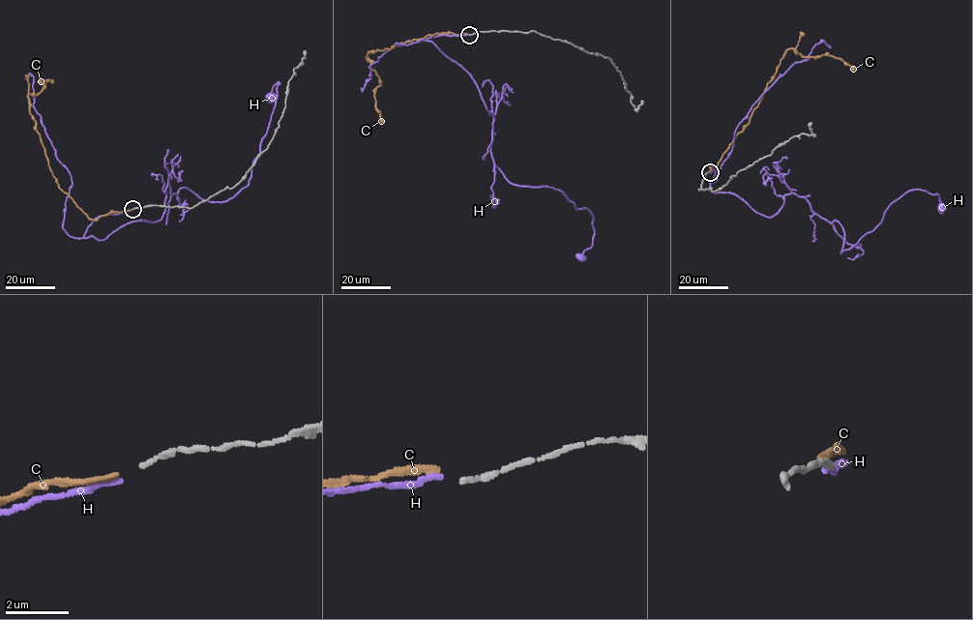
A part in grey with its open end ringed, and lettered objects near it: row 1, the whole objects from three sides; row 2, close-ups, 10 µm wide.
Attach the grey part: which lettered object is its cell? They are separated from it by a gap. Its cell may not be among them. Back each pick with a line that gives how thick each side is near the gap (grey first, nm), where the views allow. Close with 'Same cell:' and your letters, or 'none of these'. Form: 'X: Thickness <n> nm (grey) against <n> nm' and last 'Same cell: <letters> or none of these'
H: Thickness 150 nm (grey) against 160 nm
Same cell: H

